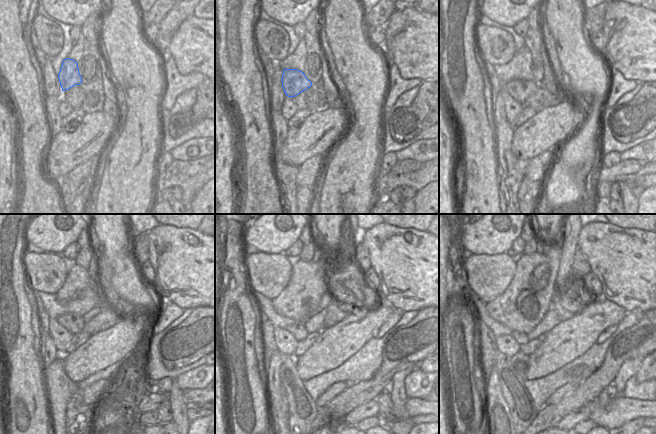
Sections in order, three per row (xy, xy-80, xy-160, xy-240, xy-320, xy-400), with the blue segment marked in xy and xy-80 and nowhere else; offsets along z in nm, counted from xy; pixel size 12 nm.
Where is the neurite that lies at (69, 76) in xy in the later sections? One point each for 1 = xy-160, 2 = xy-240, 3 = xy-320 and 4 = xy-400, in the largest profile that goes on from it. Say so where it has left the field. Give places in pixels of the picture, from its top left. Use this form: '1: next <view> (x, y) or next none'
1: next xy-160 (519, 90)
2: next xy-240 (73, 322)
3: next xy-320 (297, 329)
4: next xy-400 (521, 337)

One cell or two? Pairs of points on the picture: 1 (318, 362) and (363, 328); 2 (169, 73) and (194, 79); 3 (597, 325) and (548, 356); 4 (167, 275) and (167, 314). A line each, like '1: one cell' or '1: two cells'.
1: one cell
2: one cell
3: one cell
4: two cells

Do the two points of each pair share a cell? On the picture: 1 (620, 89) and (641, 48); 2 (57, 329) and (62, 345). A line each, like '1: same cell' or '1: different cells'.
1: different cells
2: same cell

